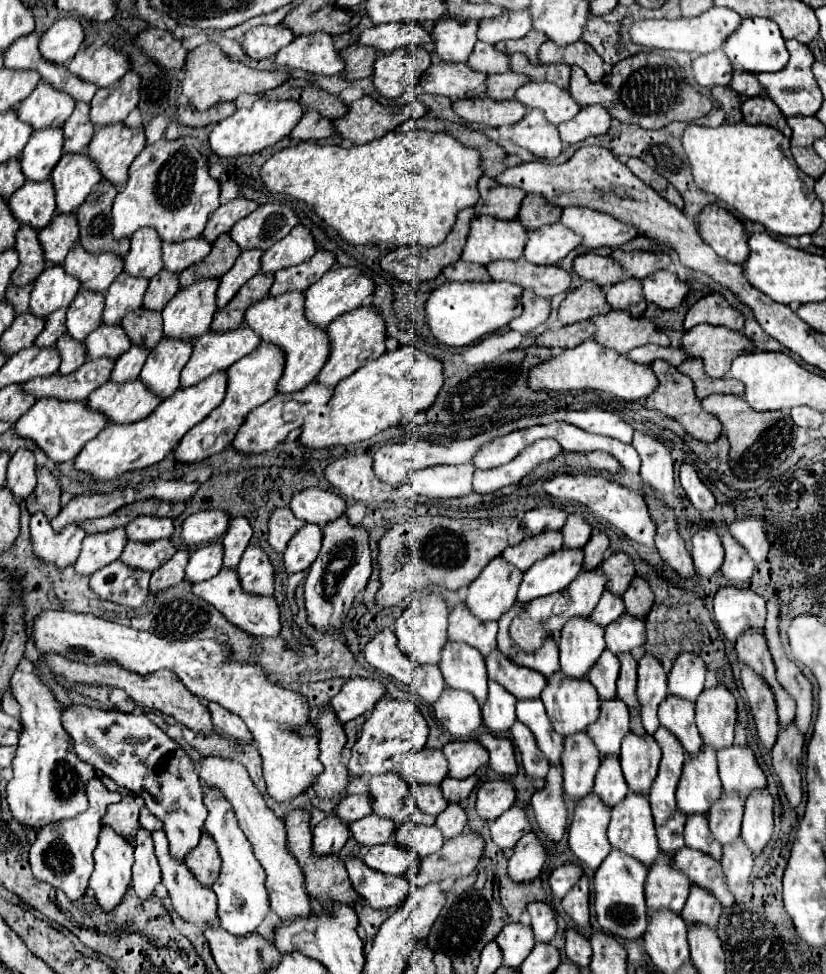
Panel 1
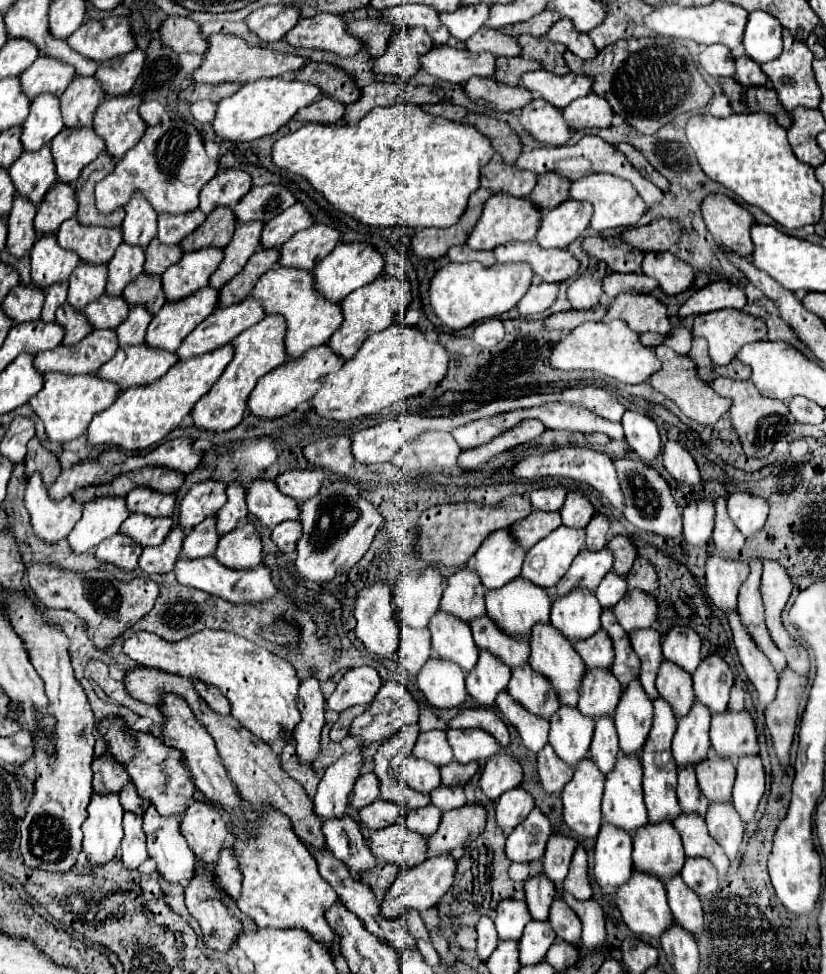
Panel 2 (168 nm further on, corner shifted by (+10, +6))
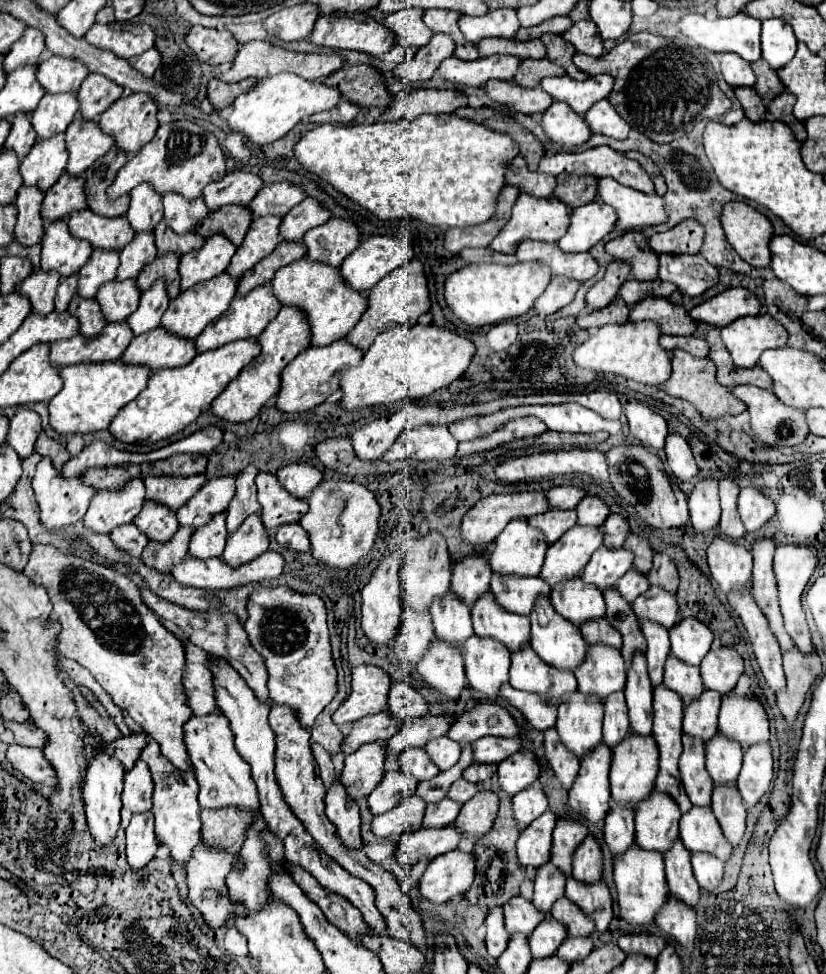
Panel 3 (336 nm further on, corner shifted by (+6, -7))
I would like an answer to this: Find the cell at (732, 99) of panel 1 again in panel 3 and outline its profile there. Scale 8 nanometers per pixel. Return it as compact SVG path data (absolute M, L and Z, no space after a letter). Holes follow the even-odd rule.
M737 87L735 89L735 95L737 99L741 101L743 109L745 109L745 115L751 119L751 121L761 121L767 117L767 105L765 101L757 95L757 91L753 87Z

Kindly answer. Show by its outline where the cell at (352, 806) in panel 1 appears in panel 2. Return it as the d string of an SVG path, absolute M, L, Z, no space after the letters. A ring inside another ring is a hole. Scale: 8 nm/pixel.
M369 772L369 774L363 774L357 778L351 798L349 798L349 804L359 810L359 808L375 802L377 796L379 796L379 782L377 782L375 774Z

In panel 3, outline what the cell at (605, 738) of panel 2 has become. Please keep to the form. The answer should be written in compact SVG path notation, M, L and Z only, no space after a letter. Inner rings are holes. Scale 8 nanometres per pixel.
M617 691L617 695L609 695L609 699L605 699L603 743L615 747L617 743L623 741L627 733L629 733L629 717L625 707L625 695L623 691Z

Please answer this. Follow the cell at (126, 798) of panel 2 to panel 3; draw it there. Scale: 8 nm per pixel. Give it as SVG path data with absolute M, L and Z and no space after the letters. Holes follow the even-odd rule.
M137 759L133 769L125 771L123 777L123 807L137 813L147 811L151 807L151 795L153 795L153 781L147 763Z

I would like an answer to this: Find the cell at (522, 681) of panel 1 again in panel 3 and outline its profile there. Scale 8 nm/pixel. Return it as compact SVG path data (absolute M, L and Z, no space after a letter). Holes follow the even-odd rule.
M487 591L473 603L471 607L471 621L473 629L479 637L491 637L507 645L511 653L519 651L525 641L529 641L529 617L525 615L511 615L509 611L501 611L493 593Z

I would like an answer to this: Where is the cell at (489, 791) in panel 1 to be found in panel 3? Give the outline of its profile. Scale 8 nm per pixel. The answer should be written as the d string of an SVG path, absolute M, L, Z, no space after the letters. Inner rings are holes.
M517 751L513 757L501 761L499 765L499 785L509 795L519 793L529 787L539 777L539 761L531 751Z

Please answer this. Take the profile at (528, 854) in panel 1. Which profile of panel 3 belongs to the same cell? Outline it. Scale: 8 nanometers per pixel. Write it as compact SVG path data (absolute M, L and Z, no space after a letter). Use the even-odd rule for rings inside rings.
M547 809L529 827L525 827L517 841L517 857L523 867L541 867L549 859L551 833L557 817Z

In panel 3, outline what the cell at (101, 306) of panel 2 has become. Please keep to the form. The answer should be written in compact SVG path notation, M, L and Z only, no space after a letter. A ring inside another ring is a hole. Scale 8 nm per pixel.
M113 279L113 283L101 285L101 291L97 293L97 301L109 323L125 321L137 309L139 297L141 289L137 287L135 279L125 279L125 281Z

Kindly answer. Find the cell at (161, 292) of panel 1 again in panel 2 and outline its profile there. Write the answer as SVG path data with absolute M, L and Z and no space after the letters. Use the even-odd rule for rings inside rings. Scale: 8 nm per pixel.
M157 238L147 246L145 250L147 262L145 262L145 272L147 274L155 274L161 276L169 266L173 266L175 262L181 260L183 252L179 246L165 246L161 244Z

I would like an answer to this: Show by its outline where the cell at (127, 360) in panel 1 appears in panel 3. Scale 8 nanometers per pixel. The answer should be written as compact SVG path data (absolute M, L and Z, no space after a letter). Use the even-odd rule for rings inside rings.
M157 279L157 283L149 287L149 291L143 291L137 311L133 311L133 315L129 315L127 319L133 333L141 335L145 331L159 327L161 315L165 313L167 305L169 305L169 295L165 287L165 279Z

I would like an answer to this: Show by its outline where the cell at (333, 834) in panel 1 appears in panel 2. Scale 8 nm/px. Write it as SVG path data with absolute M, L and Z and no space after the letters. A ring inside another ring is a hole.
M355 748L349 754L343 754L333 766L329 766L319 782L313 812L323 818L341 818L347 808L347 798L353 790L353 784L359 776L359 768L363 764L361 748Z

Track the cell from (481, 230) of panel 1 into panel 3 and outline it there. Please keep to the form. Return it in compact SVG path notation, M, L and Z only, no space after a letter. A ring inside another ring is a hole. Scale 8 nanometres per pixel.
M521 193L517 203L513 205L513 213L511 213L509 223L501 229L501 233L493 239L493 243L489 247L493 251L499 251L499 253L515 253L519 243L527 241L527 239L543 239L543 241L555 243L569 229L569 217L571 217L571 209L565 203L561 203L559 199L555 199L555 197L535 199L533 195Z

